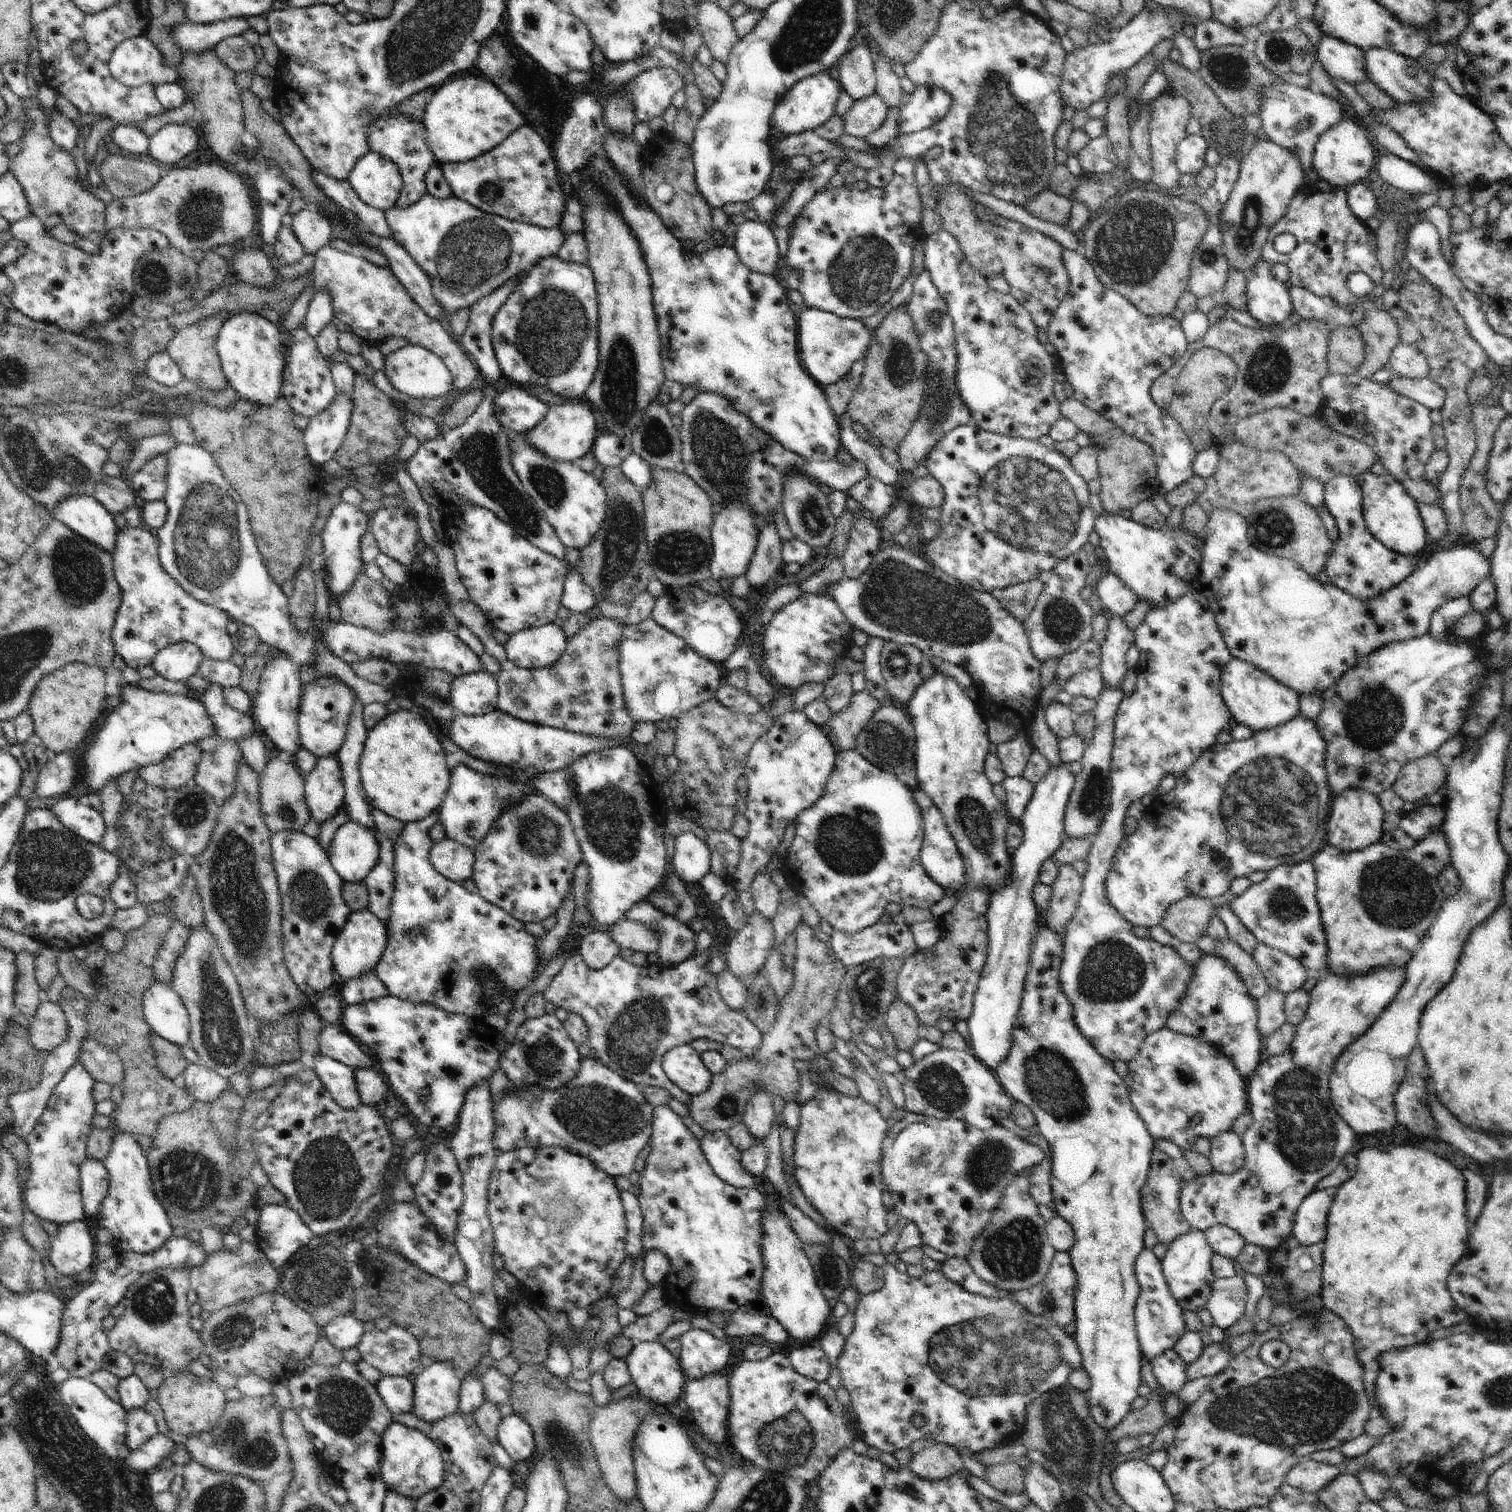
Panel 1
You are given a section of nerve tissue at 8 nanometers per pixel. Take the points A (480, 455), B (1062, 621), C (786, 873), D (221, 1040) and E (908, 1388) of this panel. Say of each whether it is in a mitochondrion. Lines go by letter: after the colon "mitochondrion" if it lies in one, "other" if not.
A: mitochondrion
B: mitochondrion
C: other
D: mitochondrion
E: other

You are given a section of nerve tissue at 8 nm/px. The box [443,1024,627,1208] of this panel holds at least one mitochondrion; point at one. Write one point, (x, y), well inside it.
(543, 1059)

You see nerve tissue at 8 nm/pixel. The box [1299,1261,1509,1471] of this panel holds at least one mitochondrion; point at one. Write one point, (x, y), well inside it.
(1393, 1332)

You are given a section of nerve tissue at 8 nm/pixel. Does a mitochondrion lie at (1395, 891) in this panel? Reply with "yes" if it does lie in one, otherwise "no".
yes

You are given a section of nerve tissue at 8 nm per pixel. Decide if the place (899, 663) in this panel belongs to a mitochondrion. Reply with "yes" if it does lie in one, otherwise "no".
yes

